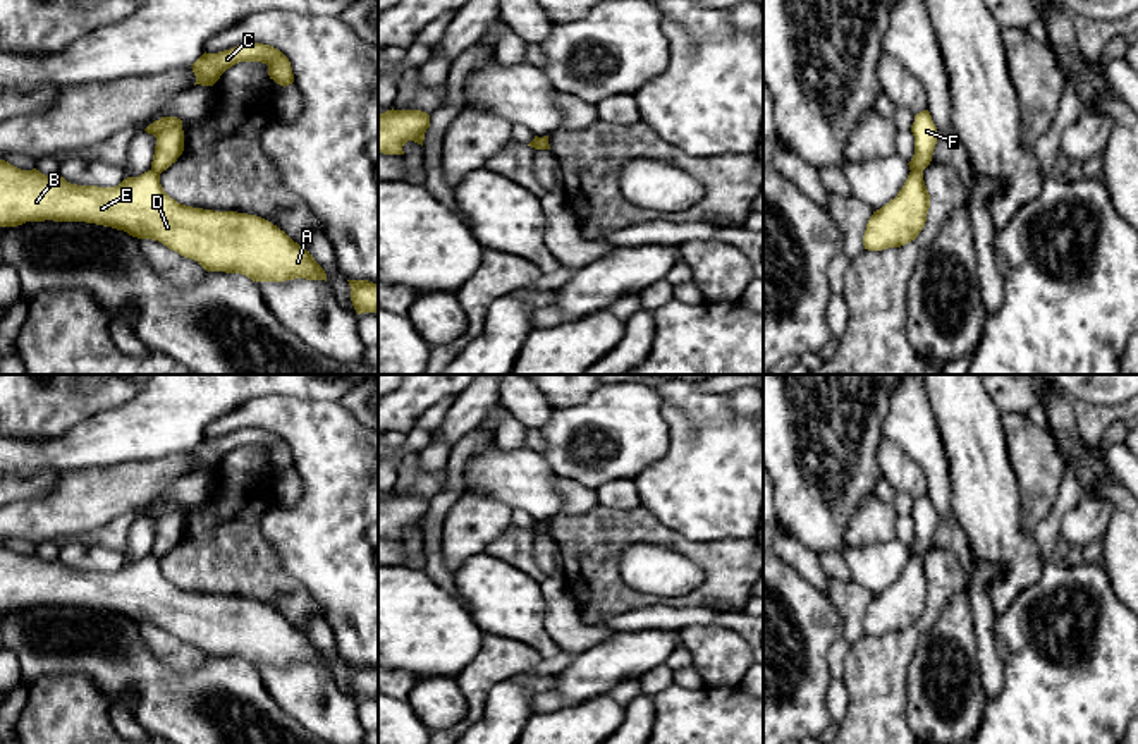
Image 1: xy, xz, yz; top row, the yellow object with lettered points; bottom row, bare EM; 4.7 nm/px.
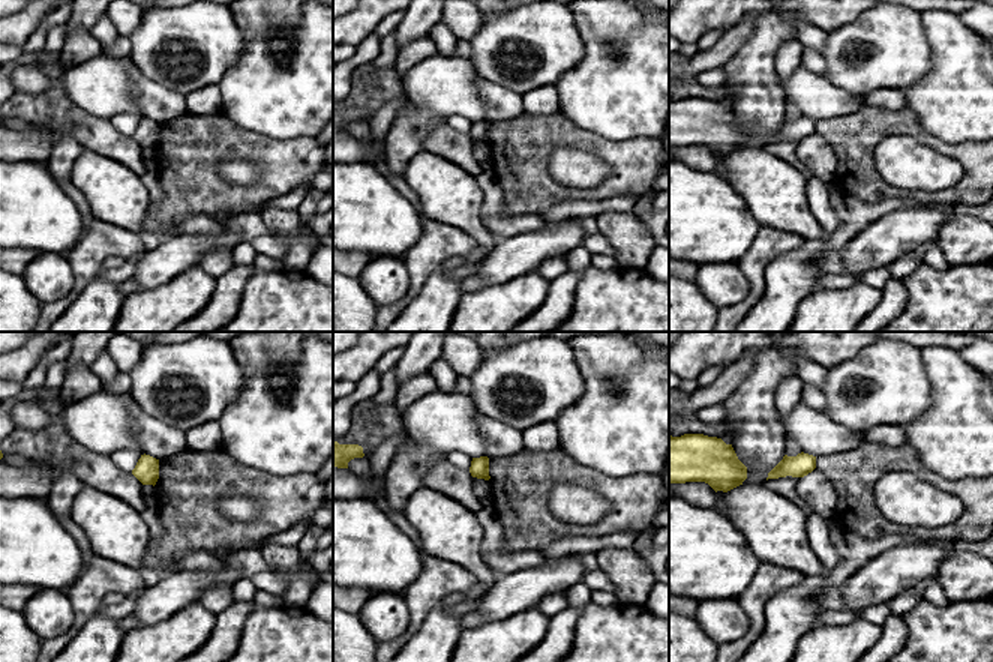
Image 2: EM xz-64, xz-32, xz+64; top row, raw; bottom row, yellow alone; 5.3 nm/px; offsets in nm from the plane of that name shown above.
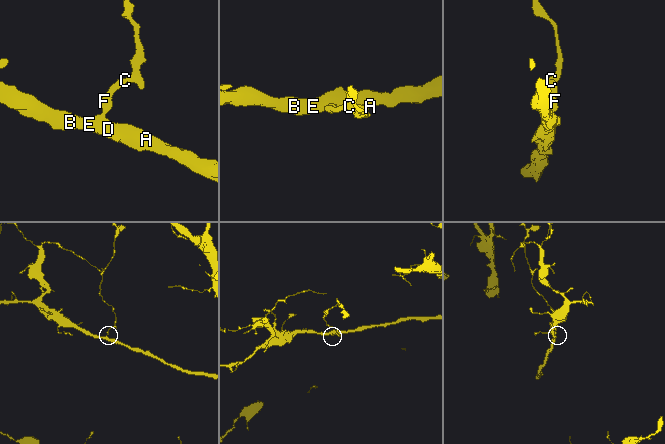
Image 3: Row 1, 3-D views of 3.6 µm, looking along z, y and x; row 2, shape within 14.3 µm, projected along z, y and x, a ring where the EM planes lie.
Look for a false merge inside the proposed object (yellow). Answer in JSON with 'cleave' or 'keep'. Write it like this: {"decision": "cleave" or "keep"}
{"decision": "cleave"}

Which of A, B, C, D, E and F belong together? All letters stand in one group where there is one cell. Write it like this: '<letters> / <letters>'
A B D E / C F

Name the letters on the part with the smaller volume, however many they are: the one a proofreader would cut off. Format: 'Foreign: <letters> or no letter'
Foreign: C, F

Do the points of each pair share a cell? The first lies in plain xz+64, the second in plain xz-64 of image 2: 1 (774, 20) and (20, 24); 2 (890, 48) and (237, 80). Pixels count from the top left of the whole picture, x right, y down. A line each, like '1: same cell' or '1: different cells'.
1: same cell
2: different cells

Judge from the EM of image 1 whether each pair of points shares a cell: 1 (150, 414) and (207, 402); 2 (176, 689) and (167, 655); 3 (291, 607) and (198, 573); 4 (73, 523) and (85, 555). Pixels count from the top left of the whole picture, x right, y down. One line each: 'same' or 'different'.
1: same
2: different
3: same
4: different

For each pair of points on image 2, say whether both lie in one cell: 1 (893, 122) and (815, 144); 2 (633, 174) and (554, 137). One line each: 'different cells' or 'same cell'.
1: different cells
2: same cell

